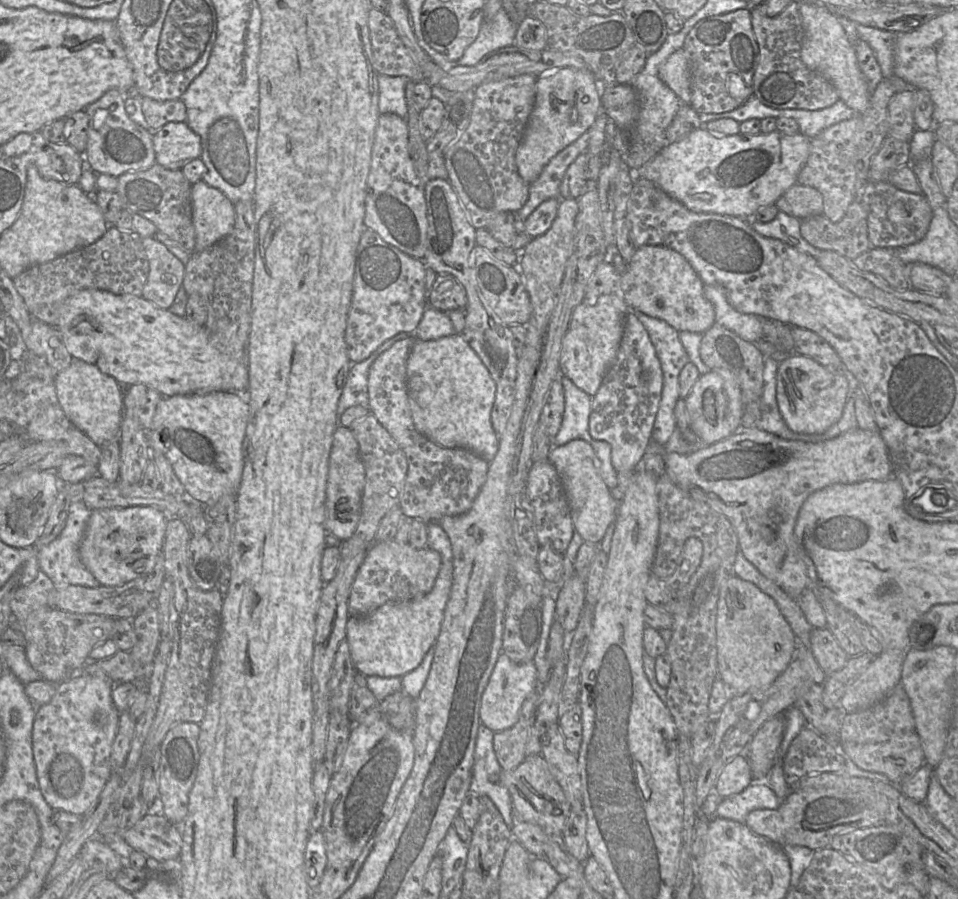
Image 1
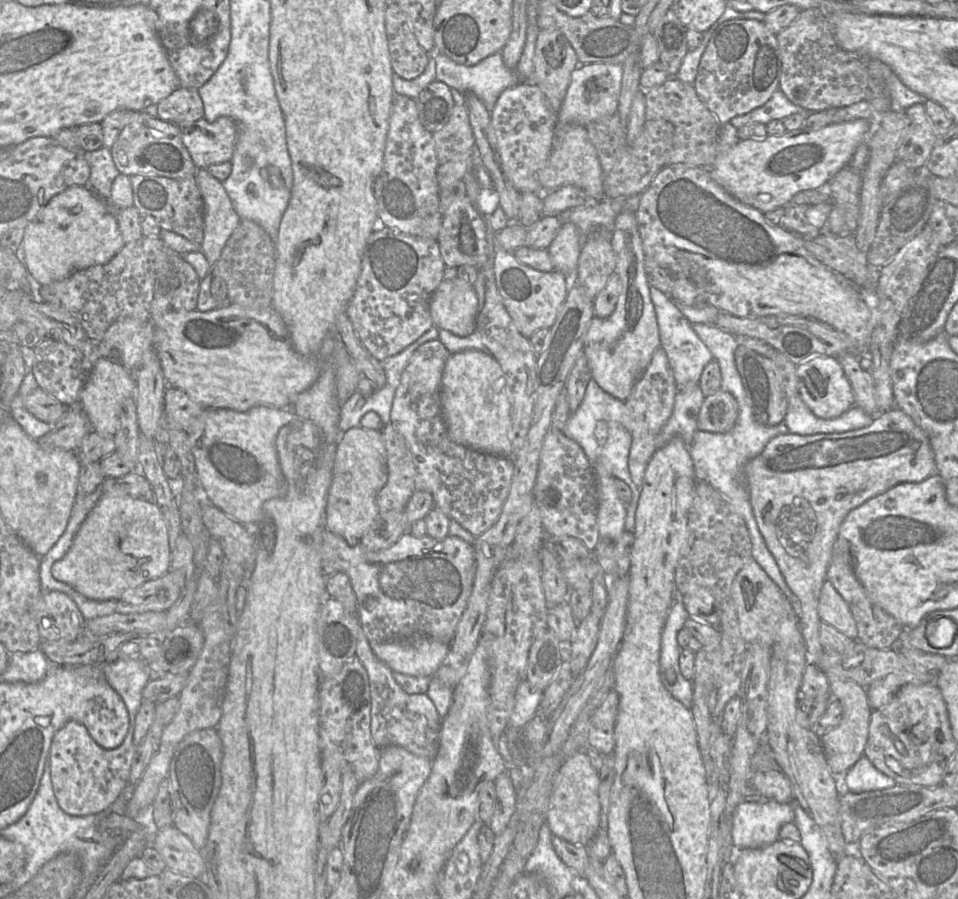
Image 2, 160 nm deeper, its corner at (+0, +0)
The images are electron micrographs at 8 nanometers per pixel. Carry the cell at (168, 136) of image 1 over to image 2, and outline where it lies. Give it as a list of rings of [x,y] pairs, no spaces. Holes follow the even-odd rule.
[[[230,117],[214,122],[201,119],[182,128],[182,141],[198,169],[230,162],[237,140],[237,123]]]

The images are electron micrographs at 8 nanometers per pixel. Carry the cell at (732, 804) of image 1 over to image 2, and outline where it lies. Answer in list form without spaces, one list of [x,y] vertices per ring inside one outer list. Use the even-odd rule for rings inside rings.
[[[769,799],[765,803],[742,801],[731,815],[731,836],[735,848],[762,848],[777,841],[780,828],[793,823],[791,804]]]

